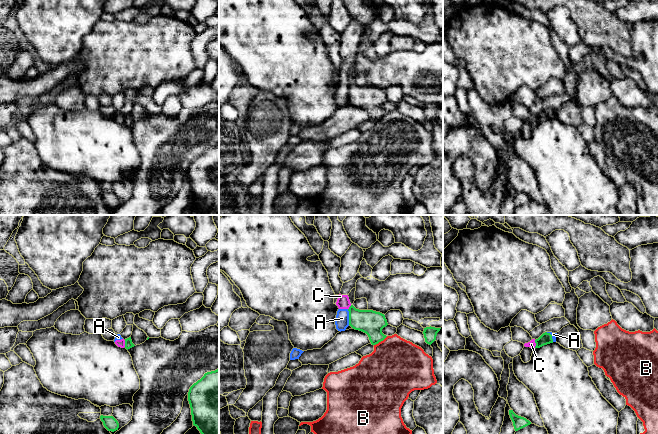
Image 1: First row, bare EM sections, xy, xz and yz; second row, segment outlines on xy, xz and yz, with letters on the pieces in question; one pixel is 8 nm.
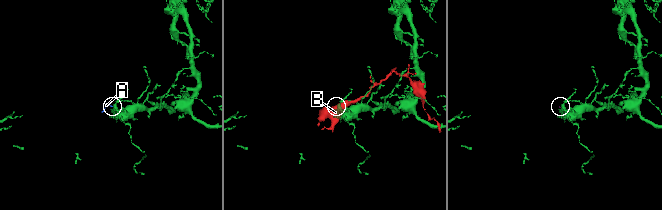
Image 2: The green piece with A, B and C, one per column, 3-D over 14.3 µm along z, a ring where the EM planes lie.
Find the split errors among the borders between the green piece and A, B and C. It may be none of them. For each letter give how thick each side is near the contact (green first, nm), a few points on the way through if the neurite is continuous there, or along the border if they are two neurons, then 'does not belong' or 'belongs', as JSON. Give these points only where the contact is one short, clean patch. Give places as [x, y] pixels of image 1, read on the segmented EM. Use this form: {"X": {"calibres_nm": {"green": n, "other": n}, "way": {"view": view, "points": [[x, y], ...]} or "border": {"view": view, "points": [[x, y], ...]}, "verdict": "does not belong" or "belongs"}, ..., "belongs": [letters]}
{"A": {"calibres_nm": {"green": 190, "other": 110}, "verdict": "does not belong"}, "B": {"calibres_nm": {"green": 190, "other": 460}, "verdict": "does not belong"}, "C": {"calibres_nm": {"green": 100, "other": 60}, "border": {"view": "yz", "points": [[534, 340], [535, 347]]}, "verdict": "does not belong"}, "belongs": []}

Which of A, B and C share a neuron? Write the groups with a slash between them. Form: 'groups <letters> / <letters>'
groups A C / B

